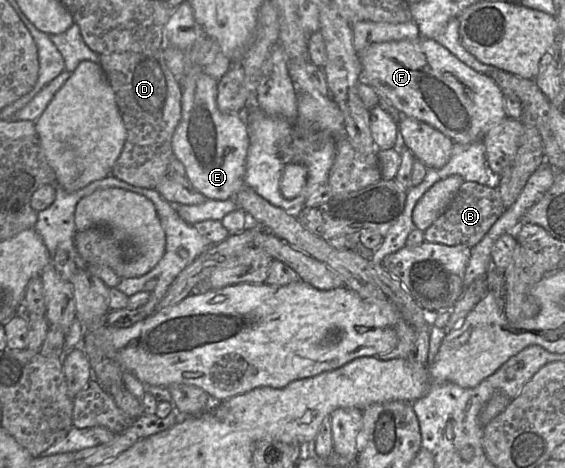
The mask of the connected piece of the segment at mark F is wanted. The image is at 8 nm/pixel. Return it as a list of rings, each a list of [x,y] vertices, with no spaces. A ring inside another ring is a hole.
[[[419,37],[416,40],[400,40],[375,43],[358,53],[362,68],[362,80],[380,97],[384,97],[401,115],[415,118],[436,128],[454,143],[470,144],[482,141],[485,133],[507,117],[504,94],[487,74],[477,72],[460,61],[438,41]]]

